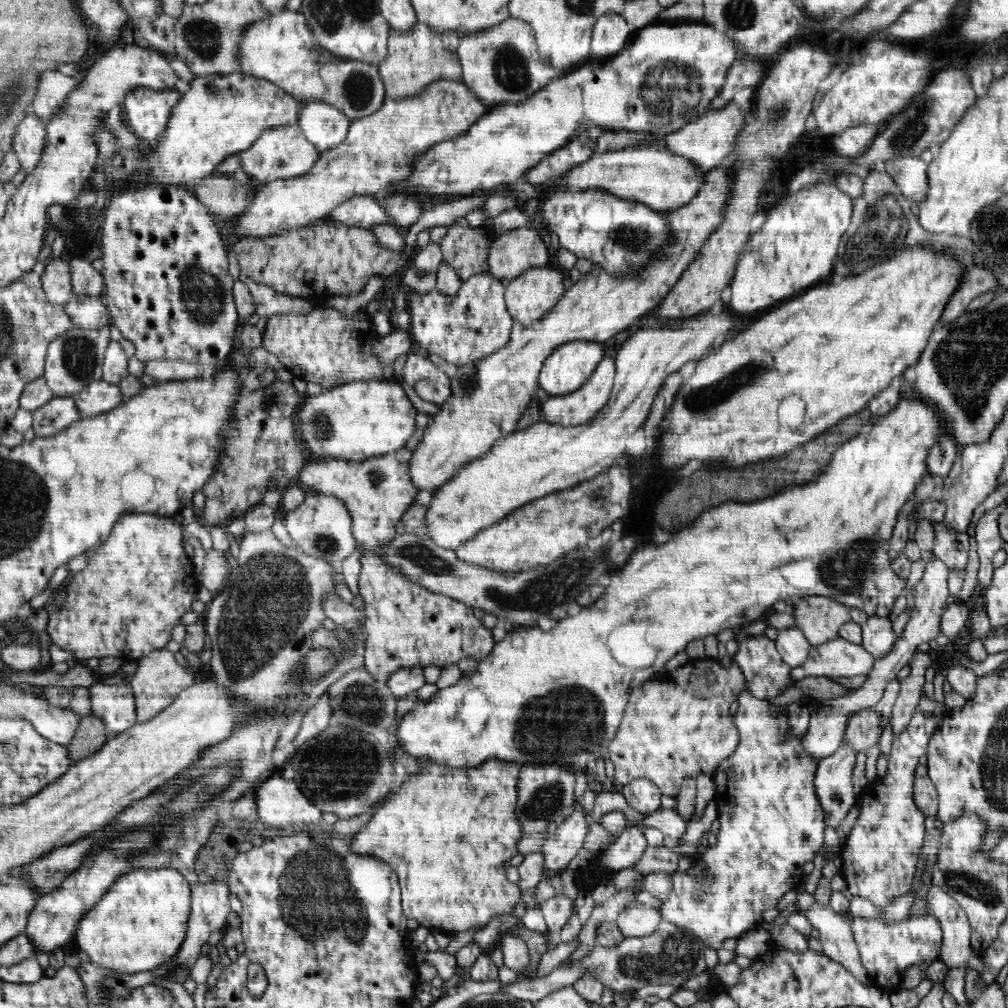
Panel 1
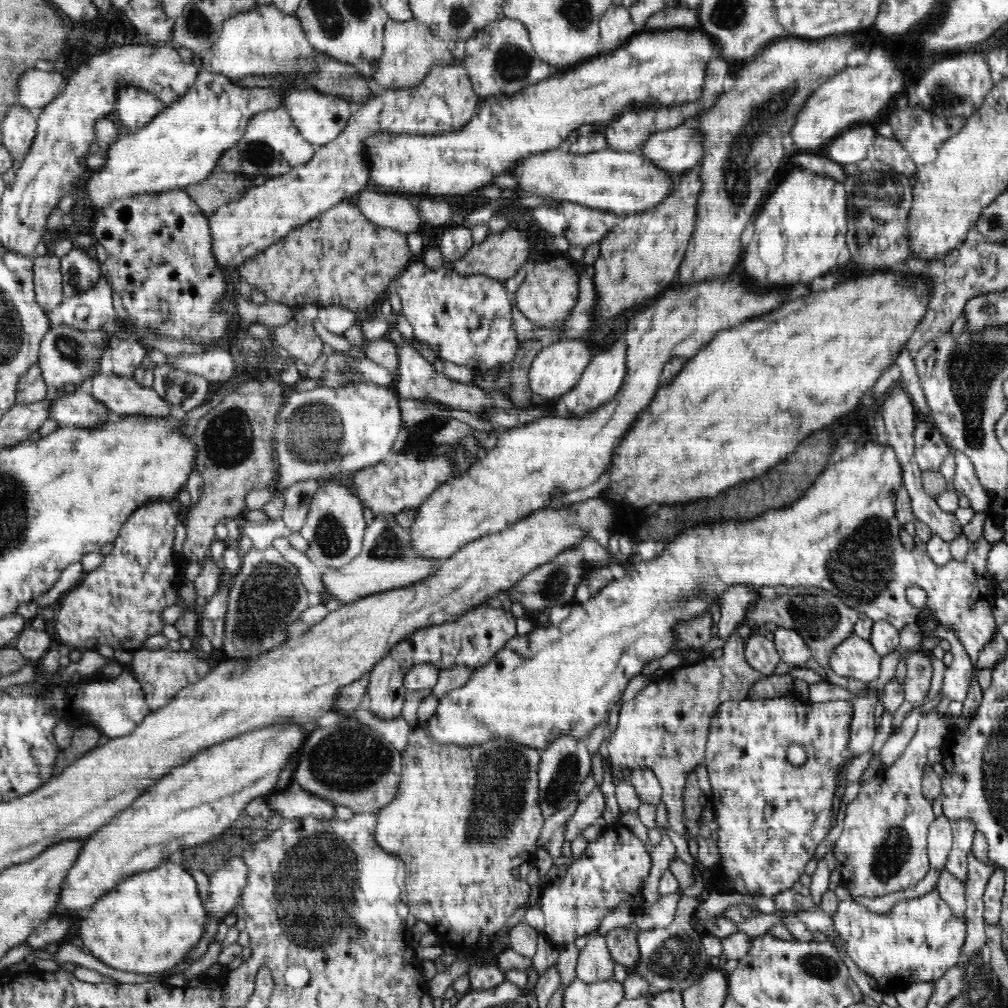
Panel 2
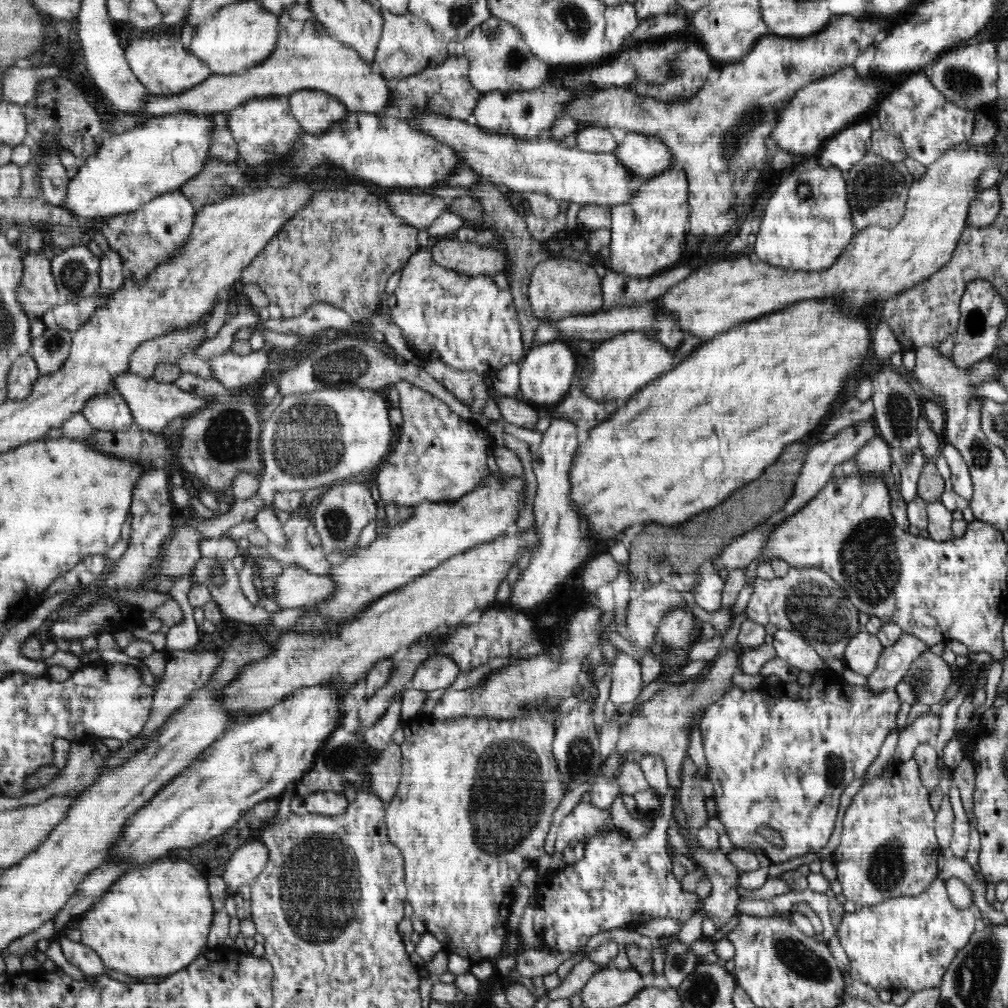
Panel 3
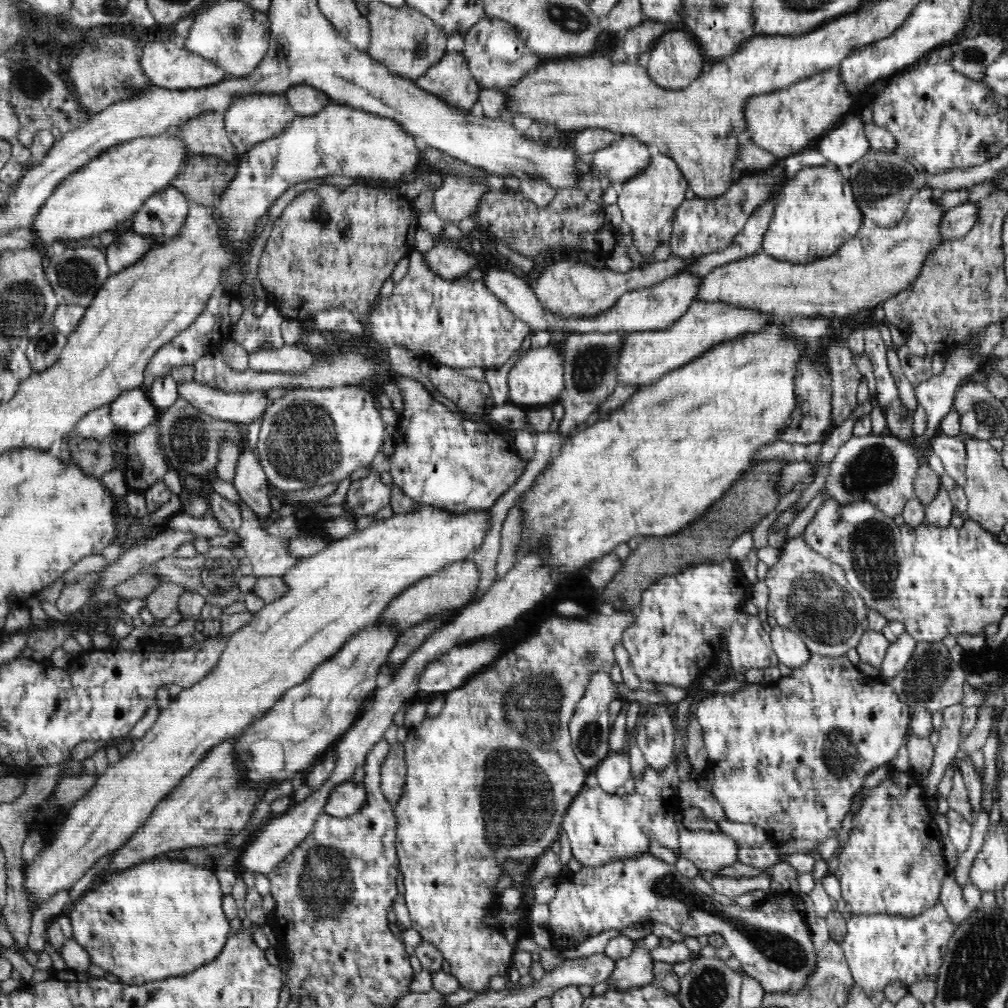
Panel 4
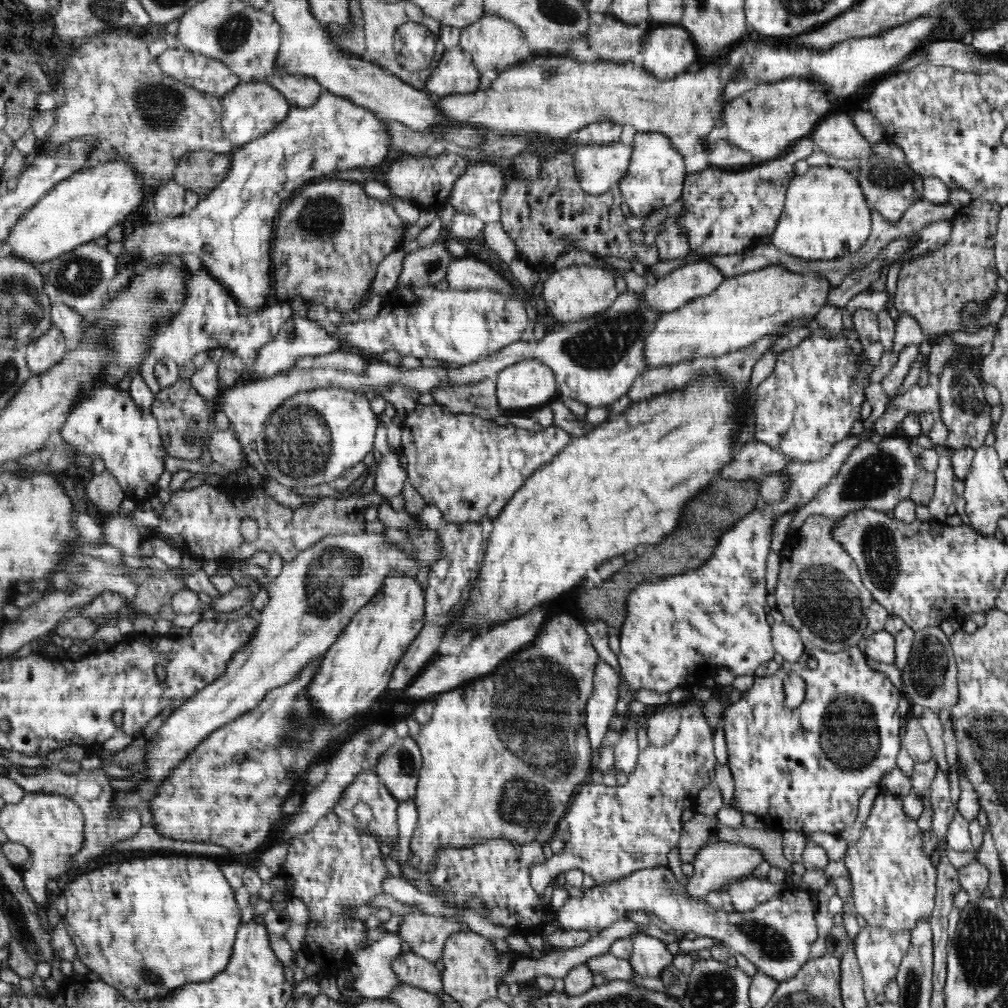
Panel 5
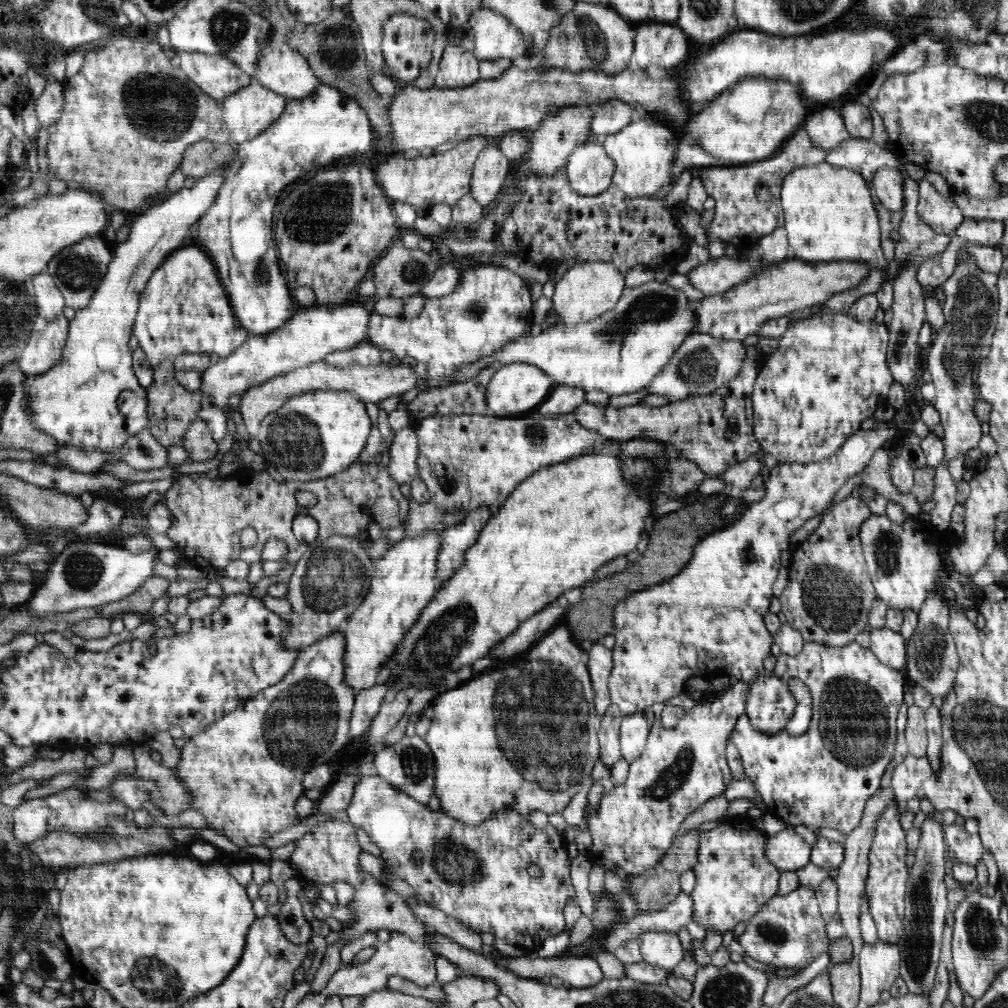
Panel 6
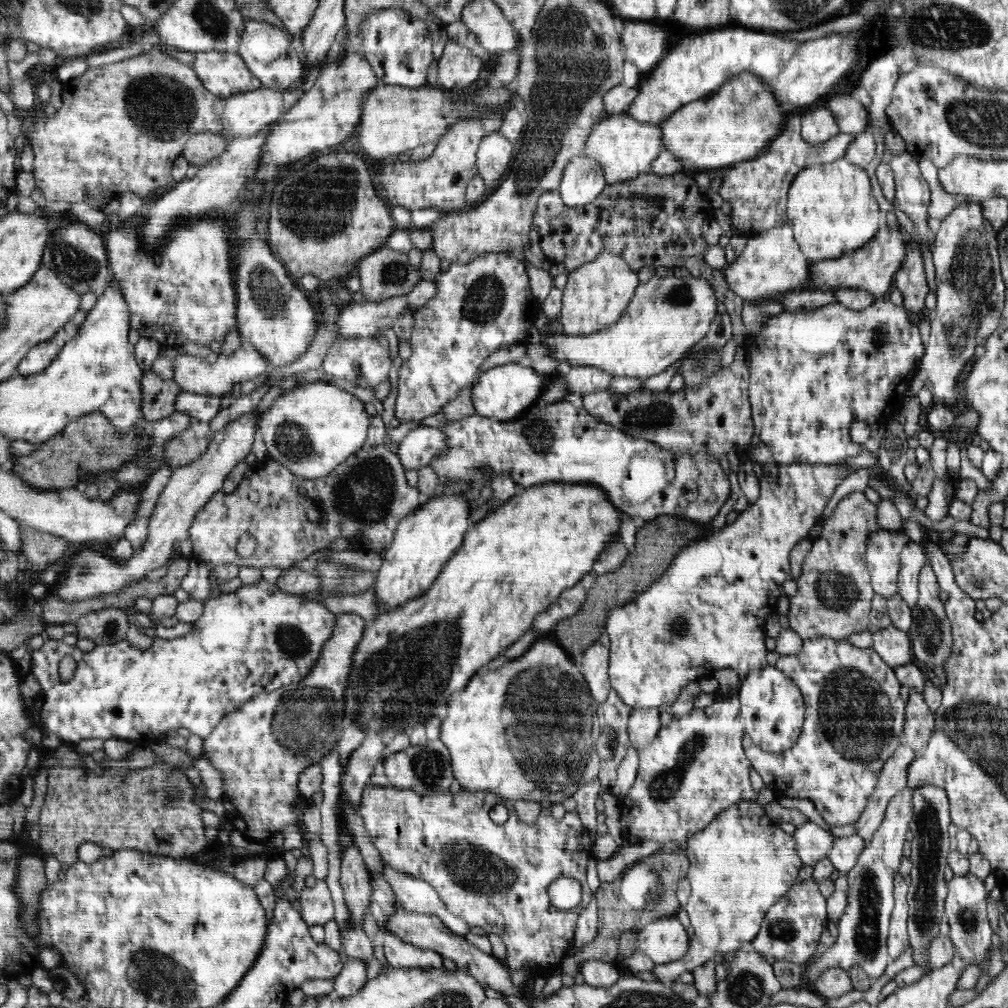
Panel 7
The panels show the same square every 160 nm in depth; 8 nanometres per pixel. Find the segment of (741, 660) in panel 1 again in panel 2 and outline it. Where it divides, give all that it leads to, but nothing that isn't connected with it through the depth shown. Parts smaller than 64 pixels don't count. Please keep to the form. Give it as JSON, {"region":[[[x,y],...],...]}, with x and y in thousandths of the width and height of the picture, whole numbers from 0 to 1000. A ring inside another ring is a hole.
{"region":[[[754,625],[749,626],[738,637],[739,654],[742,659],[757,671],[764,671],[774,659],[774,649],[766,632]]]}

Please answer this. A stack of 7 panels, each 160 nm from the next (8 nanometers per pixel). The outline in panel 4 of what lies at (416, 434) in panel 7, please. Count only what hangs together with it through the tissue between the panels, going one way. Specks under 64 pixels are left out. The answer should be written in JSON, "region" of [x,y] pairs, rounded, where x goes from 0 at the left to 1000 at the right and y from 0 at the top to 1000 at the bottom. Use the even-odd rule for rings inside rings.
{"region":[[[374,466],[361,474],[349,477],[341,492],[343,506],[348,513],[370,512],[375,506],[385,502],[387,498],[388,481],[377,477]]]}

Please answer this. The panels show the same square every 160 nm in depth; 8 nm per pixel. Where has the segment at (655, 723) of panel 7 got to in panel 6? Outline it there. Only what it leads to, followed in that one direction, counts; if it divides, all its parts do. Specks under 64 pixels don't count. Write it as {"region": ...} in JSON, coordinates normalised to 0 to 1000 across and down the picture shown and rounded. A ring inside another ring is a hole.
{"region":[[[637,706],[621,709],[617,713],[614,730],[616,752],[625,757],[637,748],[645,721]]]}

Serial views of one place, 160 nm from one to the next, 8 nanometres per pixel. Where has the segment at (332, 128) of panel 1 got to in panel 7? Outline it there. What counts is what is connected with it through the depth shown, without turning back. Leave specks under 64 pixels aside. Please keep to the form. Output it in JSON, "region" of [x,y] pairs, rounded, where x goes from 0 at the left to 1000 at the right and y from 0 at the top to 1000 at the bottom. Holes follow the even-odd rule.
{"region":[[[244,19],[238,32],[236,54],[260,85],[281,91],[303,90],[307,86],[298,59],[298,38],[290,37],[278,26]]]}

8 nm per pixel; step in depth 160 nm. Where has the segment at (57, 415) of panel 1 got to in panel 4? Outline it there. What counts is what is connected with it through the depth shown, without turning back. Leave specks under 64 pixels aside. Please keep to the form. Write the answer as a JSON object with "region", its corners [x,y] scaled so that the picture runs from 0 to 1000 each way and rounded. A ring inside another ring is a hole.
{"region":[[[137,385],[124,388],[109,400],[108,414],[116,427],[129,431],[139,429],[147,421],[157,416],[158,407],[151,402],[146,386]]]}

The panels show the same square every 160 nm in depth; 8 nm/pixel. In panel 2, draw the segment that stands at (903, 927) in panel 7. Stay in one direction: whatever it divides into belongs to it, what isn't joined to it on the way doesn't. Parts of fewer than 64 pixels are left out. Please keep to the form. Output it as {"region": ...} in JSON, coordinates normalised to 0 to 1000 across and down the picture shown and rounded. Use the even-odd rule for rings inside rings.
{"region":[[[928,703],[917,705],[911,714],[909,728],[899,739],[895,750],[874,768],[865,770],[865,774],[855,778],[852,789],[839,800],[839,811],[835,827],[828,836],[826,846],[828,860],[835,867],[835,877],[841,881],[844,889],[871,891],[909,880],[923,864],[921,854],[921,825],[928,813],[926,798],[917,791],[915,775],[917,760],[920,760],[921,746],[925,742],[934,742],[938,730],[943,728],[940,722],[942,708],[933,711]]]}

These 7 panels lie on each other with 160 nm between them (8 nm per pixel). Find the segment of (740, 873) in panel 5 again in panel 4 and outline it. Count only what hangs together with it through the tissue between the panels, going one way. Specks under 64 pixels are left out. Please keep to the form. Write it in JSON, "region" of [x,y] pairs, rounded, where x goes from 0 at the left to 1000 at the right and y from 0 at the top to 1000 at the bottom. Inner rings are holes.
{"region":[[[678,804],[671,810],[671,820],[674,823],[675,849],[690,858],[691,862],[700,863],[709,869],[712,865],[732,854],[732,838],[722,829],[704,824],[686,825],[678,819]]]}

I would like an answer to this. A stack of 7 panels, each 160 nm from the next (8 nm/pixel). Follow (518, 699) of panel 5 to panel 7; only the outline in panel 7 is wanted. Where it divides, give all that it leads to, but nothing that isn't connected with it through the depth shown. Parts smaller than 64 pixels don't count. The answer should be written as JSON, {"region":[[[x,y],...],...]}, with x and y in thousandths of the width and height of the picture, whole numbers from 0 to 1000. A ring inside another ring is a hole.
{"region":[[[547,630],[542,631],[540,637],[529,637],[527,641],[520,651],[502,657],[496,669],[490,665],[467,673],[458,685],[446,690],[444,710],[437,720],[437,734],[445,744],[447,763],[458,783],[487,786],[506,795],[536,797],[544,794],[553,797],[567,791],[575,779],[593,772],[595,749],[592,748],[591,734],[585,733],[589,728],[587,712],[593,696],[588,693],[574,661]]]}

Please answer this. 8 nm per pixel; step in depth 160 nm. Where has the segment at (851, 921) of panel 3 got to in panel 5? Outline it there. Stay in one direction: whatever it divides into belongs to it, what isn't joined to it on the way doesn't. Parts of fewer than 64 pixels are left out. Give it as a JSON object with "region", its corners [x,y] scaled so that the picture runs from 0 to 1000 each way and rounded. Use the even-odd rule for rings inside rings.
{"region":[[[857,915],[853,920],[855,923],[847,931],[847,947],[854,960],[858,991],[861,997],[867,997],[869,988],[875,986],[884,972],[889,972],[892,958],[904,940],[905,927],[902,923],[883,925],[879,920],[866,920]]]}

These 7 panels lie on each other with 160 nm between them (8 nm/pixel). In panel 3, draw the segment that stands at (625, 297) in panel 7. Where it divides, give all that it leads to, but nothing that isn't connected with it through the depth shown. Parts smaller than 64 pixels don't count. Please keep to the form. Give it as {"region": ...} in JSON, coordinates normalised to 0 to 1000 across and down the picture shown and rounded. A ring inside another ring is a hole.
{"region":[[[553,256],[536,260],[530,265],[524,283],[524,298],[532,317],[554,318],[563,313],[589,312],[598,303],[596,276],[586,262]]]}

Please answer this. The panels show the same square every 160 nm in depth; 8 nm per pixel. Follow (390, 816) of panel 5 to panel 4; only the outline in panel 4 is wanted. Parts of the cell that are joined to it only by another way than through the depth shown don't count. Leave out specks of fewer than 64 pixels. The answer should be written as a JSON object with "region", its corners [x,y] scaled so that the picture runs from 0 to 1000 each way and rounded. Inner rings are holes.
{"region":[[[345,774],[335,777],[325,787],[321,807],[332,812],[347,812],[361,802],[363,792],[365,788],[360,776],[350,777]]]}

